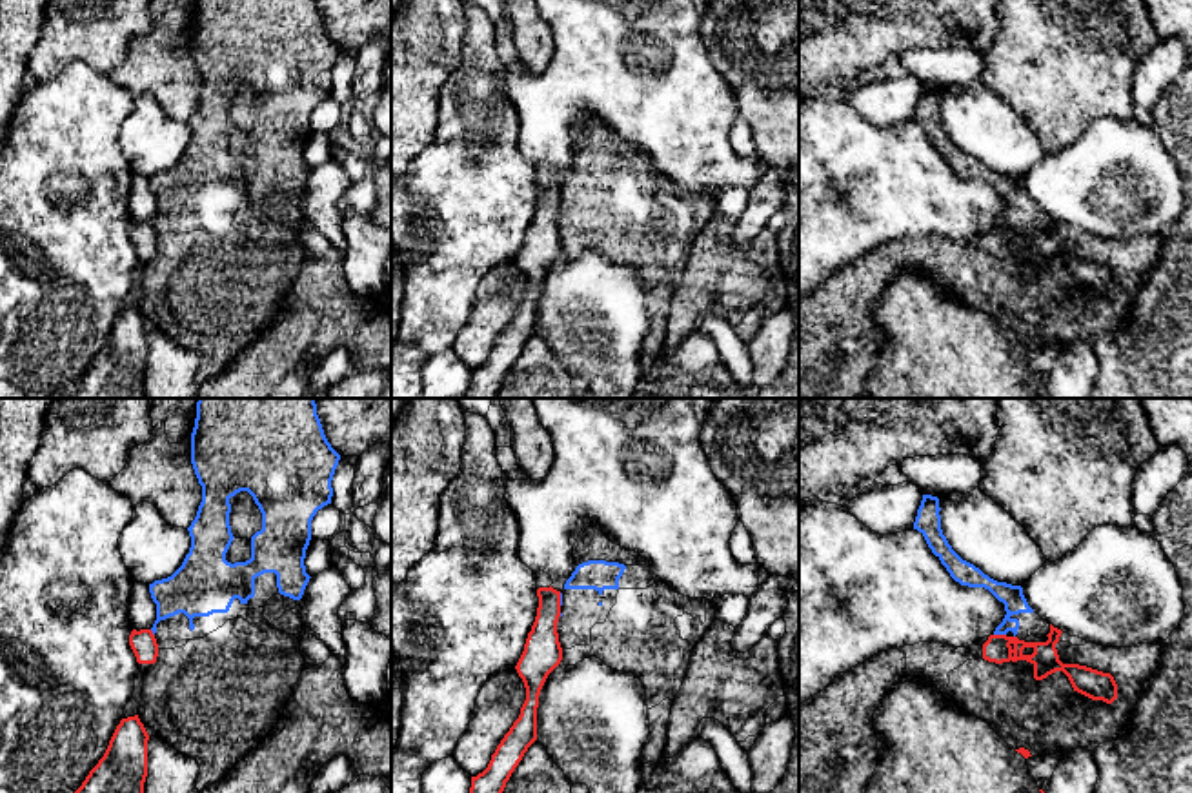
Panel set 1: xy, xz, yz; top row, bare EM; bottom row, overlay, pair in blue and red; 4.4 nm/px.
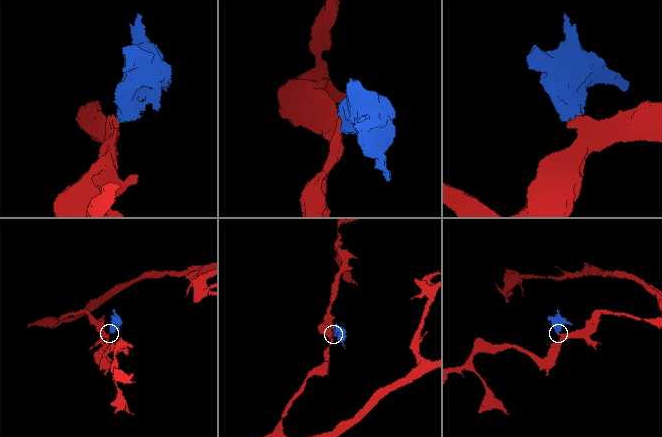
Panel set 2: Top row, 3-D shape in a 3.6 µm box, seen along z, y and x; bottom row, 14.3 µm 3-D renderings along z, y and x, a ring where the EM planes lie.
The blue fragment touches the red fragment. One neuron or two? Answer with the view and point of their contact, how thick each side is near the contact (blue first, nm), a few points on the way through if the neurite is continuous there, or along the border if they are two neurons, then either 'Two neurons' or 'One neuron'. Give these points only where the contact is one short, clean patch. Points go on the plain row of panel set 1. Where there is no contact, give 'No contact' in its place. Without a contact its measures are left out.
Touches blue at yz (1000, 226). Thickness 100 nm (blue) against 120 nm. Boundary: yz (994, 226), (1005, 228). Two neurons

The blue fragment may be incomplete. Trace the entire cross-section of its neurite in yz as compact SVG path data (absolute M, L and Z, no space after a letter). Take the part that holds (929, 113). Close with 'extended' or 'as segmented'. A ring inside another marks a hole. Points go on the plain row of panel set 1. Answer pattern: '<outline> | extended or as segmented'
M923 87L914 122L924 129L932 146L941 153L955 175L968 180L985 180L1005 196L1006 207L994 227L1017 229L1025 235L1046 235L1050 216L1028 198L1023 180L997 175L974 156L963 153L943 127L939 104L939 91Z | extended

